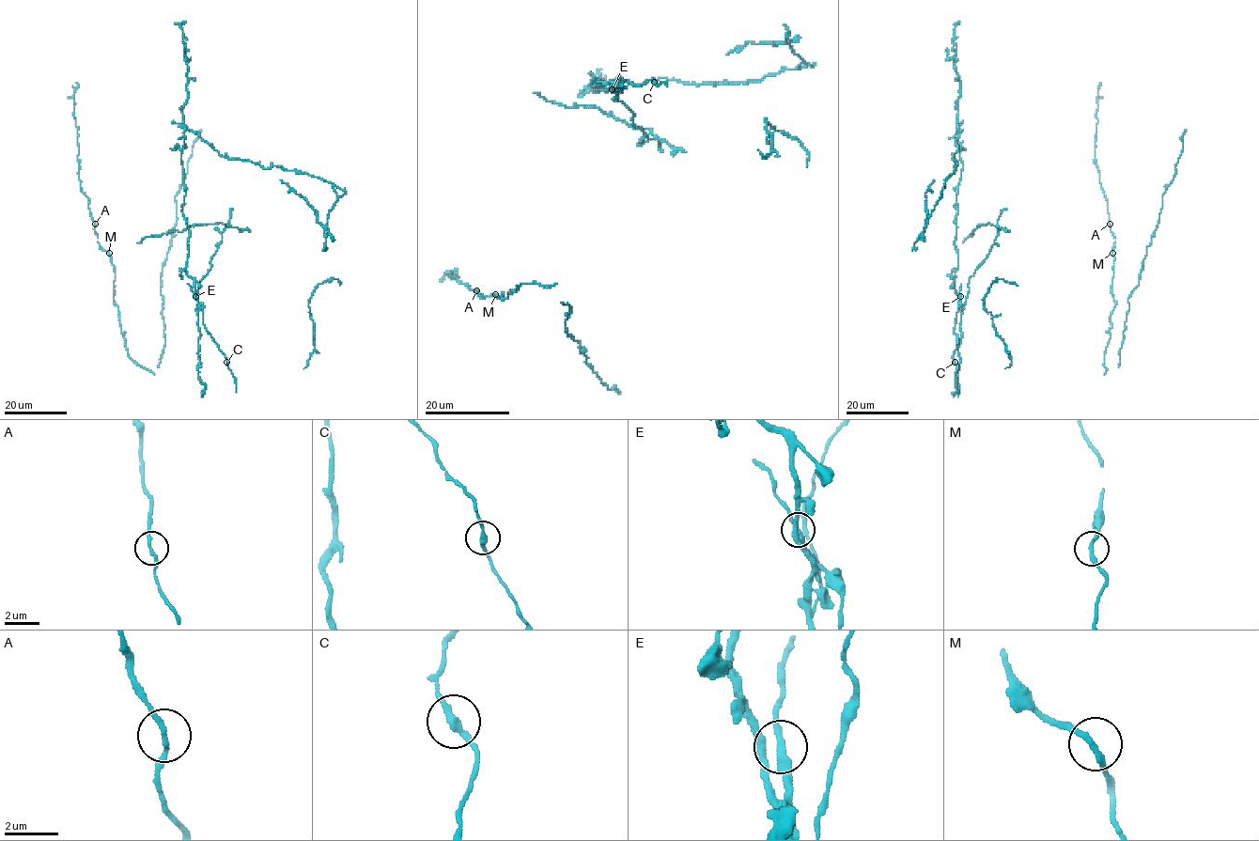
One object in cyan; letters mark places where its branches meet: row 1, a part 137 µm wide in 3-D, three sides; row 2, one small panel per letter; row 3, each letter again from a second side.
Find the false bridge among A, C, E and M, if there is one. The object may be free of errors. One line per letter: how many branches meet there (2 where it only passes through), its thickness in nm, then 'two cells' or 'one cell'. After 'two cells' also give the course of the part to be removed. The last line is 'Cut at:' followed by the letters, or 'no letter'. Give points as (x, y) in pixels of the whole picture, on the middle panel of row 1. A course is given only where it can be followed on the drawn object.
A: 2 branches meet; 170 nm thick; one cell
C: 2 branches meet; 260 nm thick; one cell
E: 2 branches meet; 240 nm thick; two cells
M: 2 branches meet; 220 nm thick; one cell
Cut at: E

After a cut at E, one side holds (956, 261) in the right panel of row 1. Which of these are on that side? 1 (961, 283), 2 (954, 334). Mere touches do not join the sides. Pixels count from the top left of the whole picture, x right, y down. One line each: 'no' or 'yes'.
1: no
2: no

